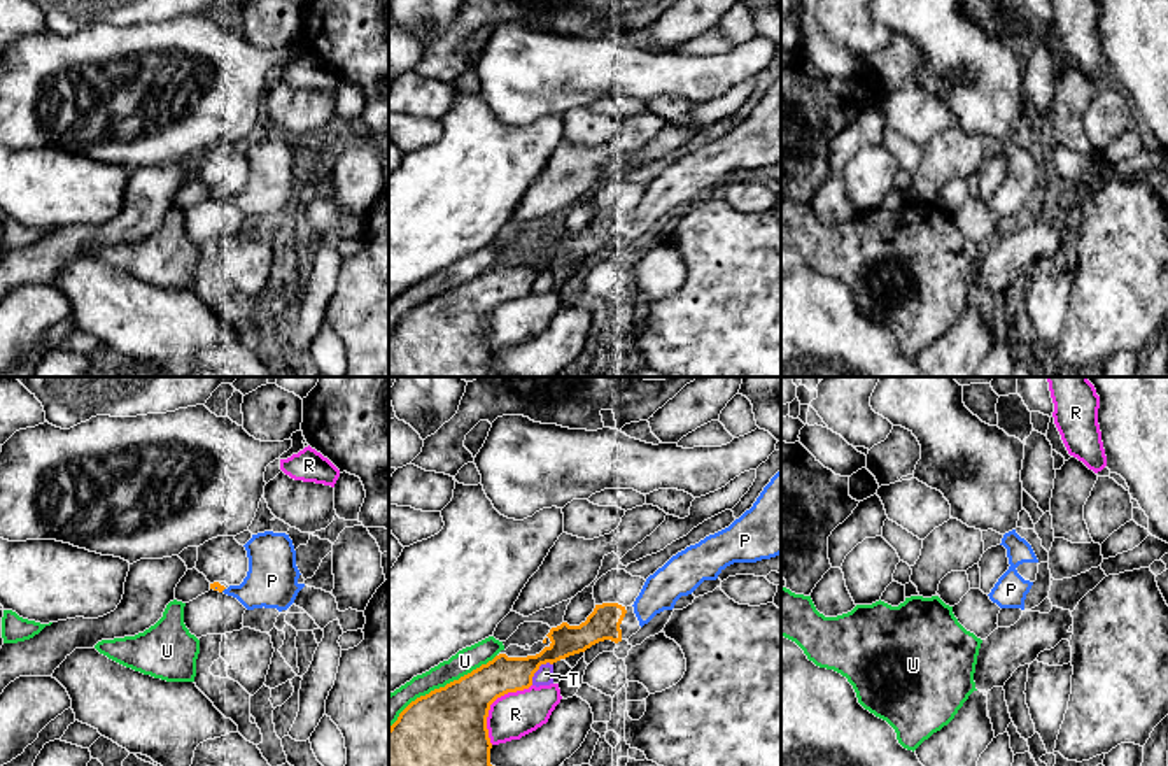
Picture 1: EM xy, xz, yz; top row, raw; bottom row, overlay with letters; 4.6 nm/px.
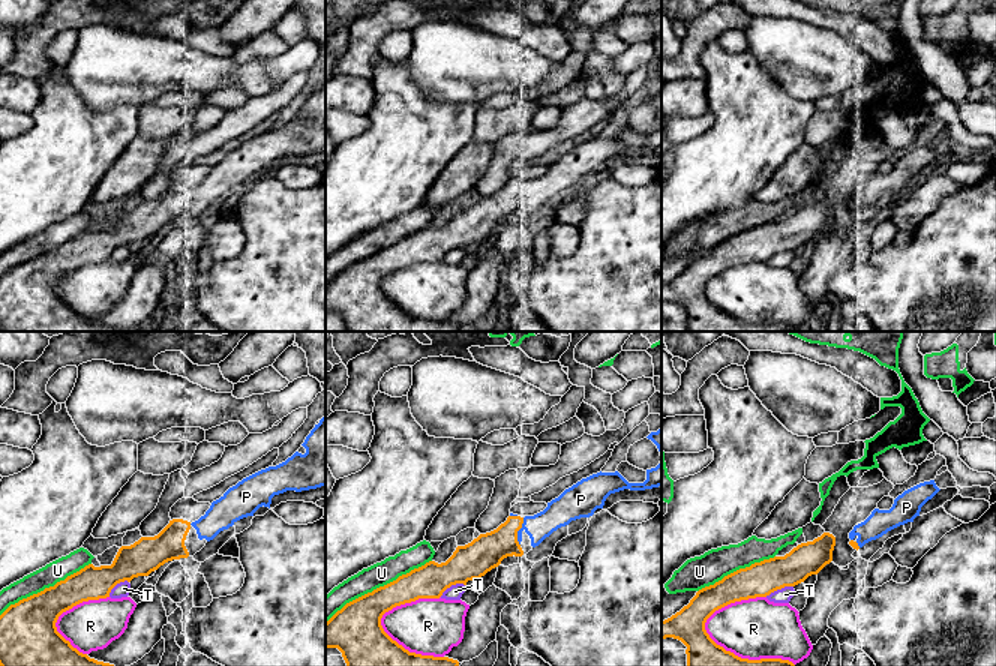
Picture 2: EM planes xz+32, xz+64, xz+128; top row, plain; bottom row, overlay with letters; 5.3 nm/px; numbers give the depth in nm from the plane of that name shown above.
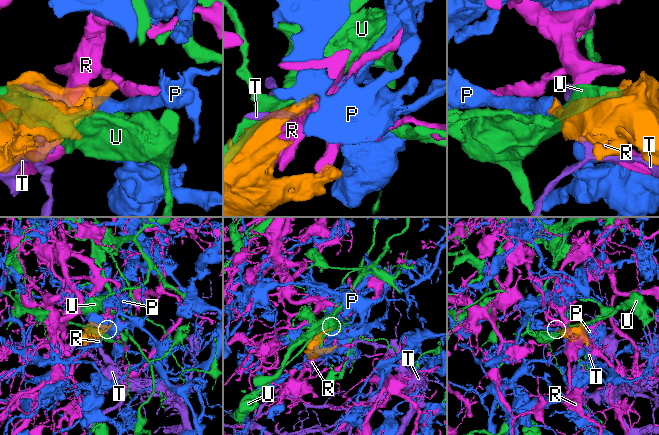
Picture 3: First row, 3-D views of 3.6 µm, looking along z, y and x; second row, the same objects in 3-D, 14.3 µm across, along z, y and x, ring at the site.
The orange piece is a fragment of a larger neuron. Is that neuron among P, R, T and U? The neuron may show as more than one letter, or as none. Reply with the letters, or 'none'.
P

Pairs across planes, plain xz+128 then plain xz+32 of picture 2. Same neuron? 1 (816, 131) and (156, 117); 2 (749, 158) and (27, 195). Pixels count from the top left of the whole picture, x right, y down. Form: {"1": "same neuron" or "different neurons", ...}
{"1": "same neuron", "2": "same neuron"}

